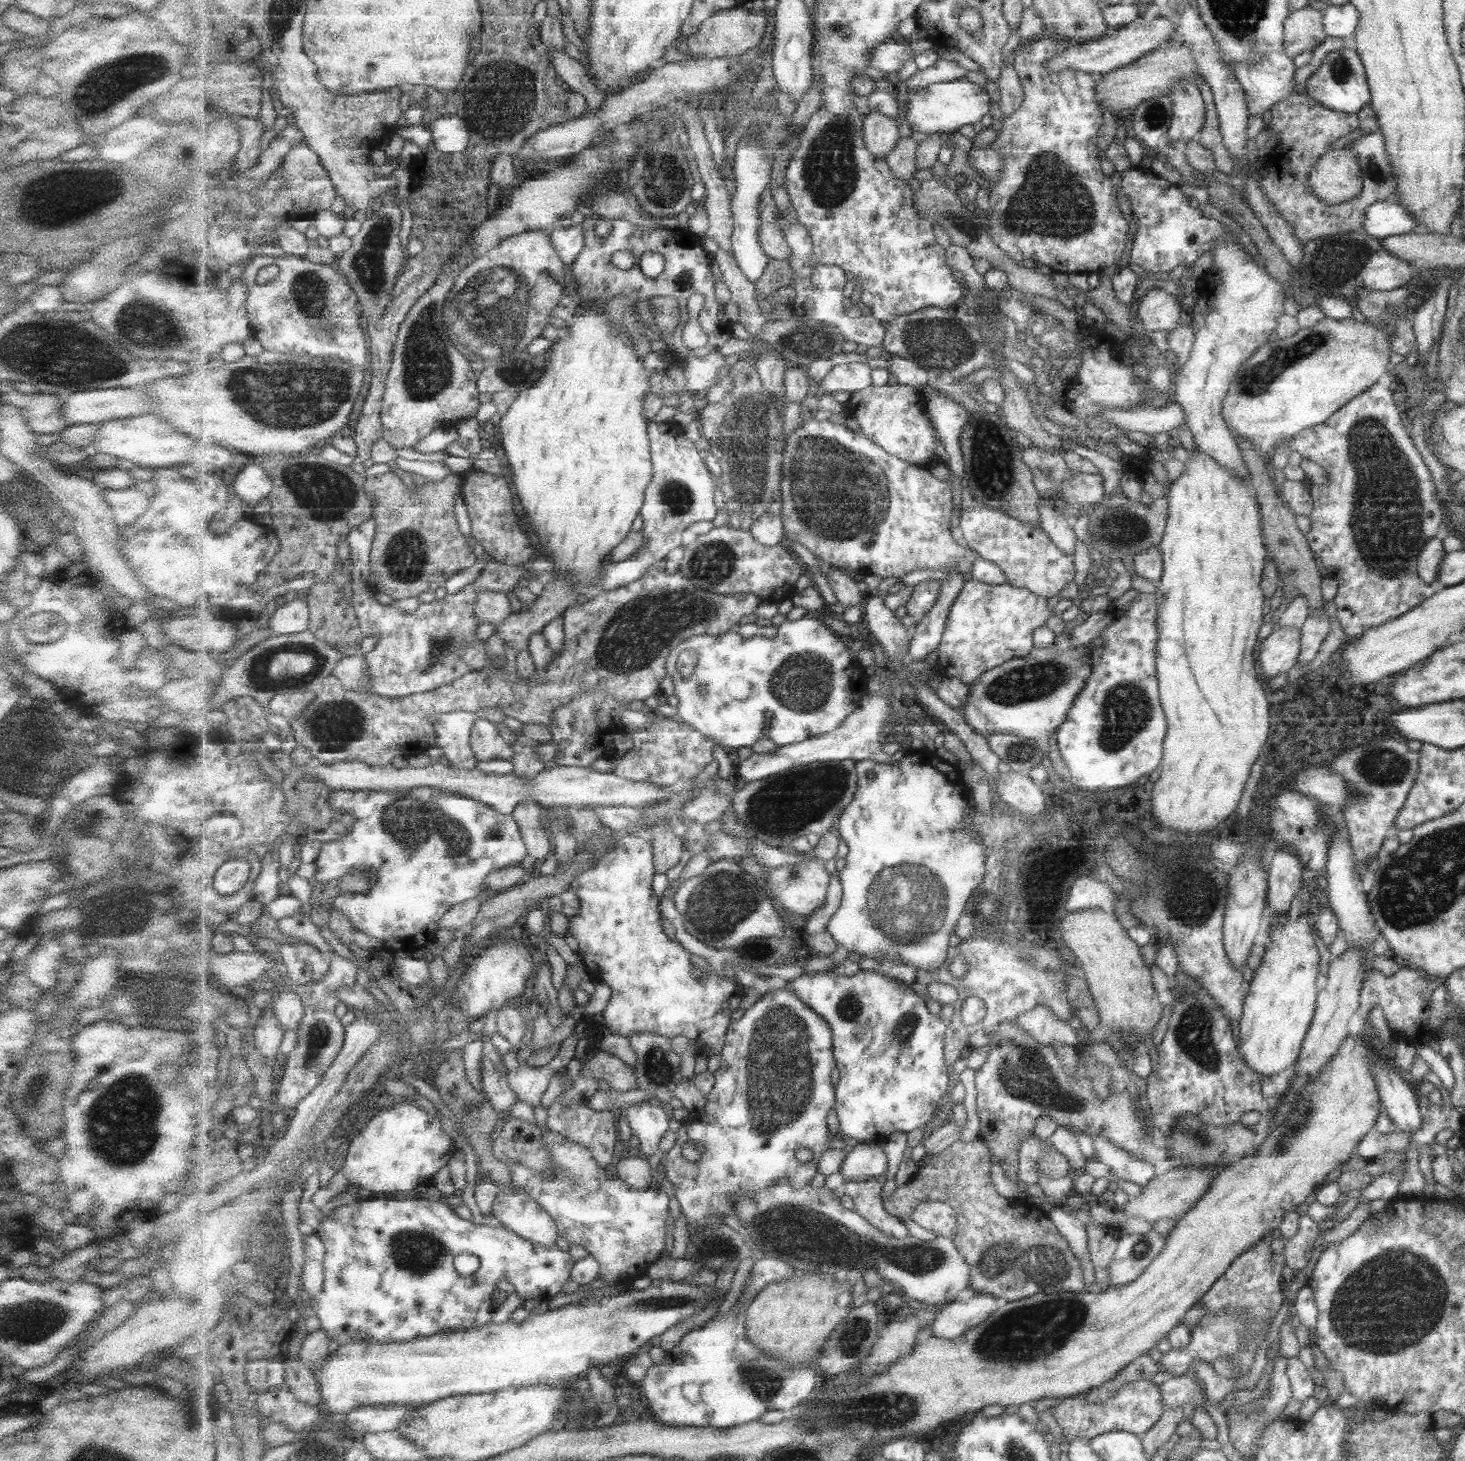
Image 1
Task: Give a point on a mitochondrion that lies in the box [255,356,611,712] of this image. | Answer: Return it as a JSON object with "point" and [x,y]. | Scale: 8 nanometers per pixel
{"point":[326,495]}

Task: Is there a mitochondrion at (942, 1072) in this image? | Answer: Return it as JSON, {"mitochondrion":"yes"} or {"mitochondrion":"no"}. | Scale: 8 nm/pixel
{"mitochondrion":"no"}

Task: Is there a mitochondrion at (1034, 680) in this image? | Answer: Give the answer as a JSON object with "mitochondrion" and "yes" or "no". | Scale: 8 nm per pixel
{"mitochondrion":"yes"}

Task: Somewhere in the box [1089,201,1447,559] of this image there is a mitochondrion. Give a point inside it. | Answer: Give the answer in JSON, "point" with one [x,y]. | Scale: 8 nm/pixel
{"point":[1256,379]}

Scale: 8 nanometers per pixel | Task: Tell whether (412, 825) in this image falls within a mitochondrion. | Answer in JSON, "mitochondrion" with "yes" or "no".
{"mitochondrion":"yes"}

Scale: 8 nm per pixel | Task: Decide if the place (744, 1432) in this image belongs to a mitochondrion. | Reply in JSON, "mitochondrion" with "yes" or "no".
{"mitochondrion":"no"}

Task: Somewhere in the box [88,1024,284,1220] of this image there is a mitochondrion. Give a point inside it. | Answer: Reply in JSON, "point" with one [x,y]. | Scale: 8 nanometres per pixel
{"point":[122,1124]}

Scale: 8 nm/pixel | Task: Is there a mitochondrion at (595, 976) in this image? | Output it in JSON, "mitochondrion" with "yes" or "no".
{"mitochondrion":"no"}

